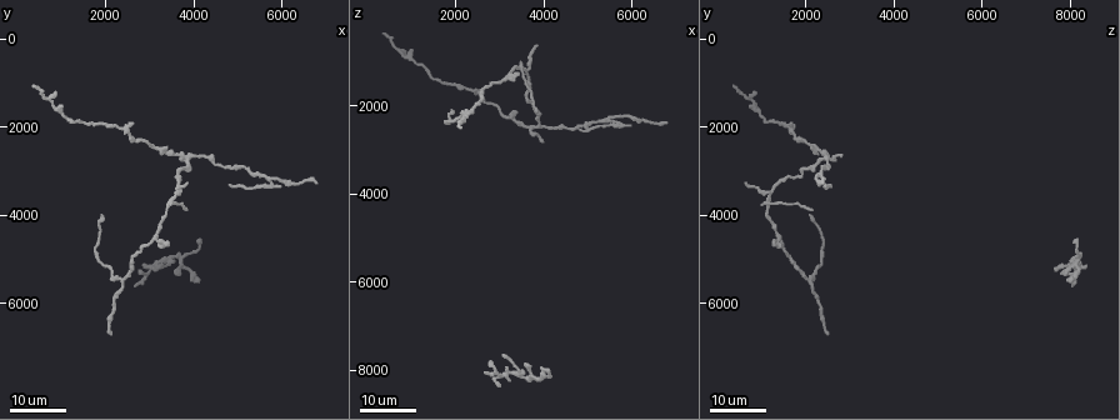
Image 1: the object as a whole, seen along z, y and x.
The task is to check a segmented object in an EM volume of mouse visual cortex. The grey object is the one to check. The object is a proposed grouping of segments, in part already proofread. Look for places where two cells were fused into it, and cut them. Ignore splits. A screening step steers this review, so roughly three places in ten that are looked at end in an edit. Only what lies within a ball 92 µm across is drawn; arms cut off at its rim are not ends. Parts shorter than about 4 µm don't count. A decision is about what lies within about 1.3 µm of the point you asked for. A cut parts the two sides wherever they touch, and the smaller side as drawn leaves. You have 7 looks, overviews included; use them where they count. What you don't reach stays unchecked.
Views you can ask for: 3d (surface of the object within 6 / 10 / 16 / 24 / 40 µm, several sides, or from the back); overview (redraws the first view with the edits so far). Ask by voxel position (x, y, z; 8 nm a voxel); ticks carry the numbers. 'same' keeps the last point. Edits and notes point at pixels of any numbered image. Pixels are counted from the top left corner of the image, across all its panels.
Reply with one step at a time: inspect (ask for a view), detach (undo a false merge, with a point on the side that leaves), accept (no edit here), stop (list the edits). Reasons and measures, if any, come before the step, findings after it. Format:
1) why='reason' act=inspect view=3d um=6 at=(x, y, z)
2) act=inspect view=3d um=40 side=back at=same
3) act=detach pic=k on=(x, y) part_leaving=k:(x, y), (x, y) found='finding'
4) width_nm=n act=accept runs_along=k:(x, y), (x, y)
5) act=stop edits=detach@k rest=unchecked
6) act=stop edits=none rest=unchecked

act=inspect view=3d um=16 at=(3550, 3700, 1200)

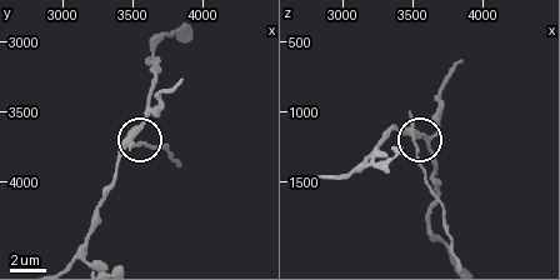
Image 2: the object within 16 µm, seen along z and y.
act=inspect view=3d um=6 at=(3480, 3720, 1160)

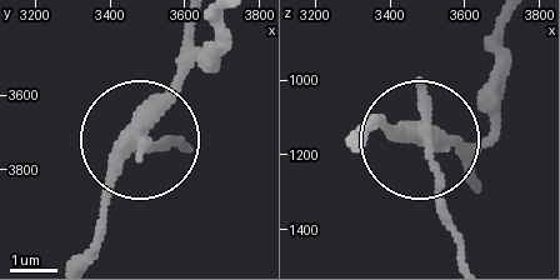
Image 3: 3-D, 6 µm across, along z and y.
arms=4 act=detach pic=3 on=(436, 204) found='a second cell is stuck on'

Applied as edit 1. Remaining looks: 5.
why='looks like a crossing' act=inspect view=3d um=24 at=(3900, 2600, 2450)

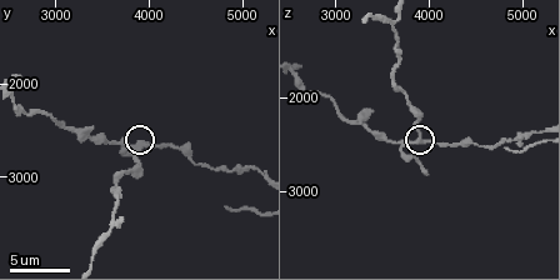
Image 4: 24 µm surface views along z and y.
act=inspect view=3d um=10 at=(3900, 2650, 2450)

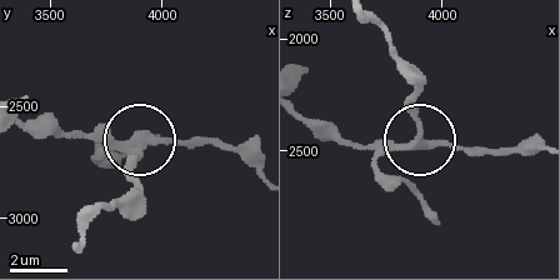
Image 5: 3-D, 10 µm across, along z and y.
side_arm_um=27 act=detach pic=5 on=(166, 145) part_leaving=5:(120, 146), (21, 128) found='a second cell is stuck on'

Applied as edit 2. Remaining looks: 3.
act=inspect view=overview

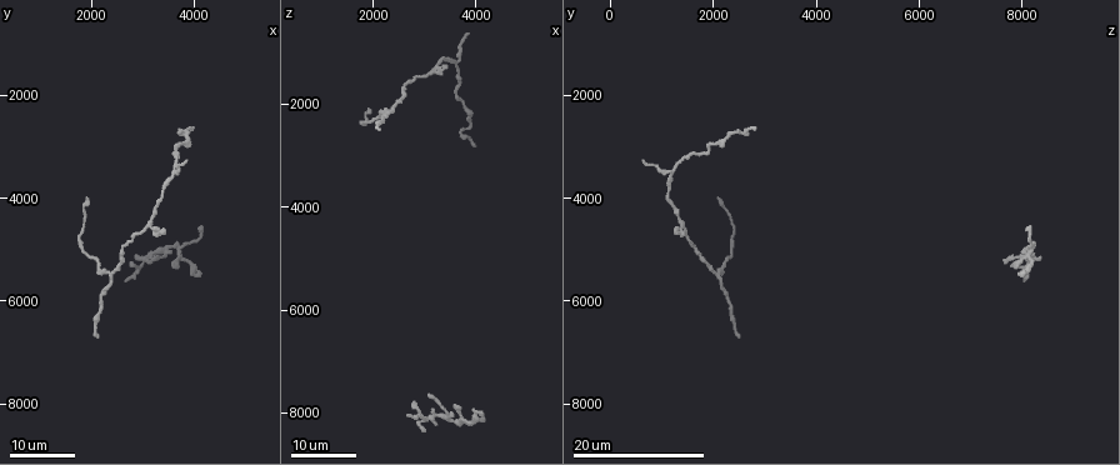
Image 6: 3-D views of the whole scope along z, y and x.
why='branch point' act=inspect view=3d um=16 at=(2350, 5500, 2050)

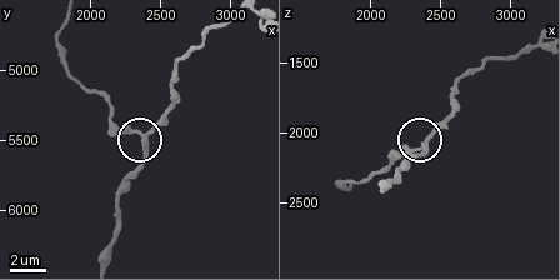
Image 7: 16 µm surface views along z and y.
why='closer look' act=inspect view=3d um=10 at=(2380, 5500, 2100)

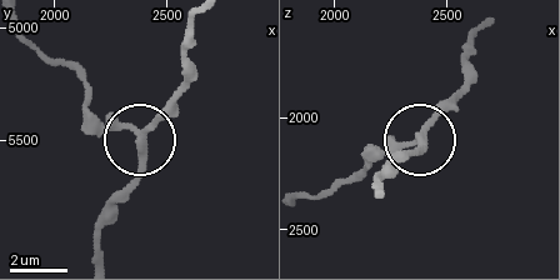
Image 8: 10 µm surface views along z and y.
side_arm_um=12 act=accept runs_along=8:(190, 24), (180, 89), (143, 139), (140, 175), (125, 201) found='continuous, no second cell'

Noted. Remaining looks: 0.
act=stop edits=detach@3,detach@5 rest=unchecked

